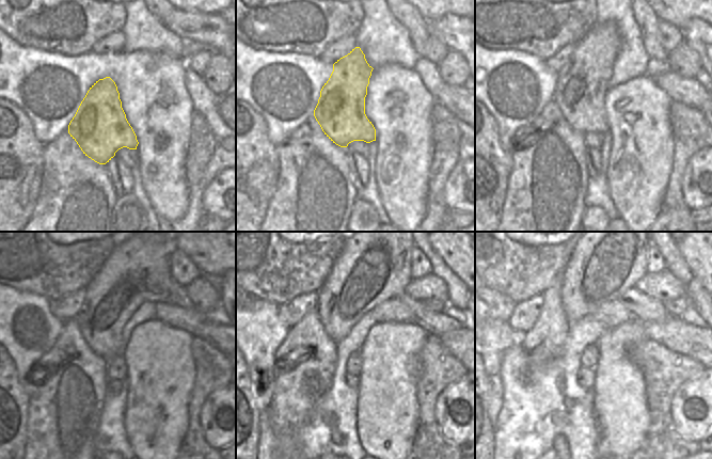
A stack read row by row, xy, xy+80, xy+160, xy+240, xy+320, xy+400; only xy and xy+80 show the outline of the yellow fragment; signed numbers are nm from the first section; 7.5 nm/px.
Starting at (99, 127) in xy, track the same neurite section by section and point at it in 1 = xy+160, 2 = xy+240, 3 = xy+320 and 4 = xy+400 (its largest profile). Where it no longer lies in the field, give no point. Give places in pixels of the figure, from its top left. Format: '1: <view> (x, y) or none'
1: xy+160 (582, 84)
2: xy+240 (138, 270)
3: xy+320 (374, 265)
4: xy+400 (611, 257)

